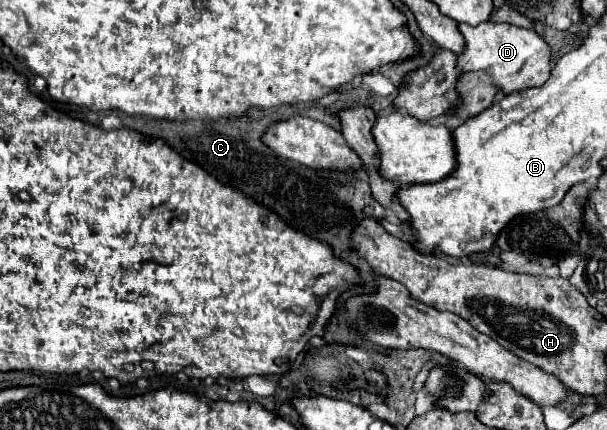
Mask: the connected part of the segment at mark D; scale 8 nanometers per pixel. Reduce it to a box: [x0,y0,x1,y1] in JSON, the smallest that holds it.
[457,22,551,94]

